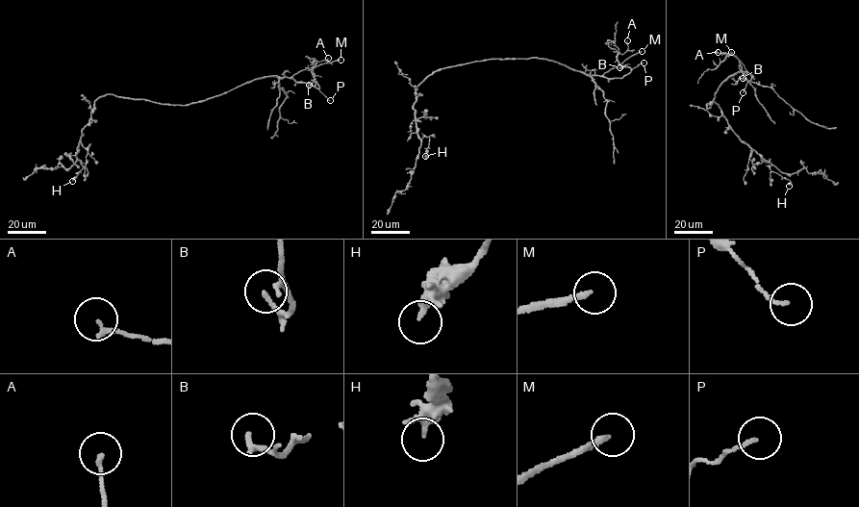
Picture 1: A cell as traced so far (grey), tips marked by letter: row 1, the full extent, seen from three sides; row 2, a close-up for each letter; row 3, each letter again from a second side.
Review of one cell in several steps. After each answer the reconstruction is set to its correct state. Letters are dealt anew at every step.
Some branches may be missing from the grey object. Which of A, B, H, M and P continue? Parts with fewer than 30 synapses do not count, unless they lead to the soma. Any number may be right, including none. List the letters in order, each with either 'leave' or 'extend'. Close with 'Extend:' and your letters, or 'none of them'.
A: leave
B: leave
H: leave
M: extend
P: leave
Extend: M

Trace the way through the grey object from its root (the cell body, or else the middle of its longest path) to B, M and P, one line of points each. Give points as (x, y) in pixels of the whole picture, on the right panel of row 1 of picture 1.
B: (706, 108), (713, 104), (723, 81), (736, 72), (746, 72), (740, 61), (743, 78)
M: (706, 108), (713, 104), (723, 81), (736, 72), (746, 72), (731, 52)
P: (706, 108), (713, 104), (719, 88), (736, 72), (746, 71), (753, 76), (743, 92)

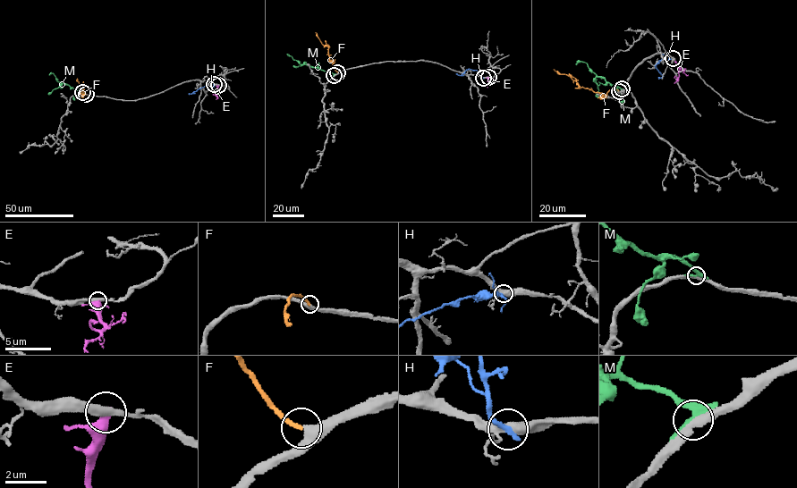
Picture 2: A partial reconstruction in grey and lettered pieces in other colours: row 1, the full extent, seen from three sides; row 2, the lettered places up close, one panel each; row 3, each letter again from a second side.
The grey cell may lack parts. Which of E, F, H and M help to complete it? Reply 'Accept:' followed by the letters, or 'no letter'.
Accept: F

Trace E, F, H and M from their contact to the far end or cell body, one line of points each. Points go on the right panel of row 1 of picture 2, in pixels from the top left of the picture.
E: (674, 58), (681, 70), (674, 83)
F: (619, 91), (611, 89), (606, 95), (593, 92), (579, 85), (573, 77), (553, 70)
H: (672, 58), (663, 59), (655, 65), (662, 76), (658, 79)
M: (622, 88), (595, 74), (584, 62), (576, 64)

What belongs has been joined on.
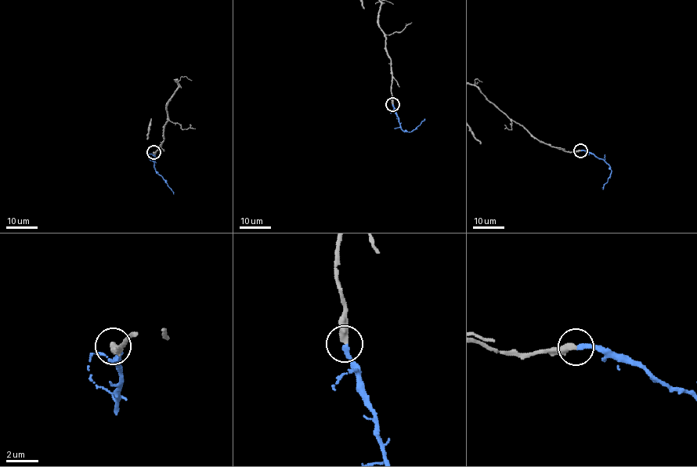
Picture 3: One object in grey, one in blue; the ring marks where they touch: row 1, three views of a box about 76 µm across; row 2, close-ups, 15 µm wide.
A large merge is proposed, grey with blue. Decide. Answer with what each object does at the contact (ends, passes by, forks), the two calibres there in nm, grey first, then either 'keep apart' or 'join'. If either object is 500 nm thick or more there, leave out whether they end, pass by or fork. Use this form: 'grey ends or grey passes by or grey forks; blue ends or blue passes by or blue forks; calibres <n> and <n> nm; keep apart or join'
grey ends; blue ends; calibres 400 and 280 nm; join

